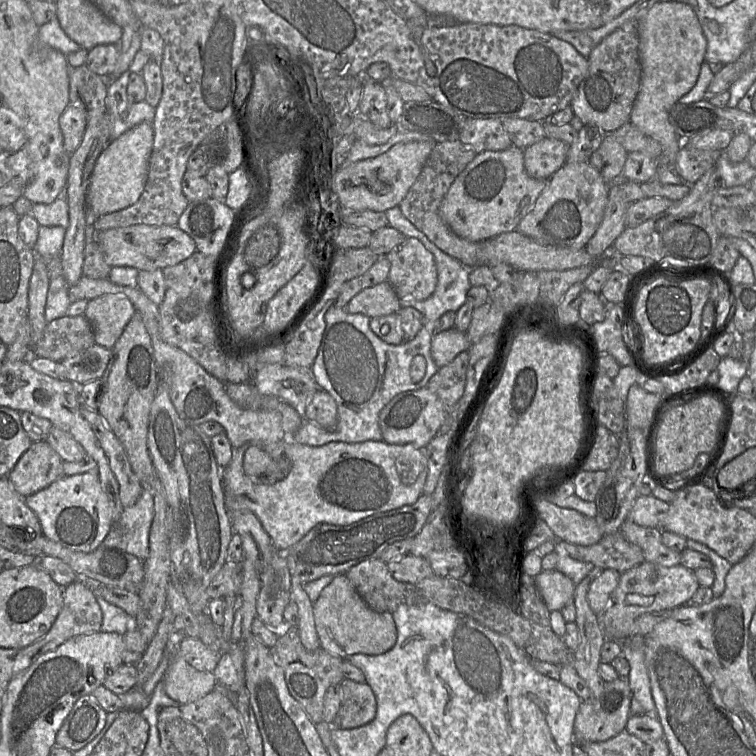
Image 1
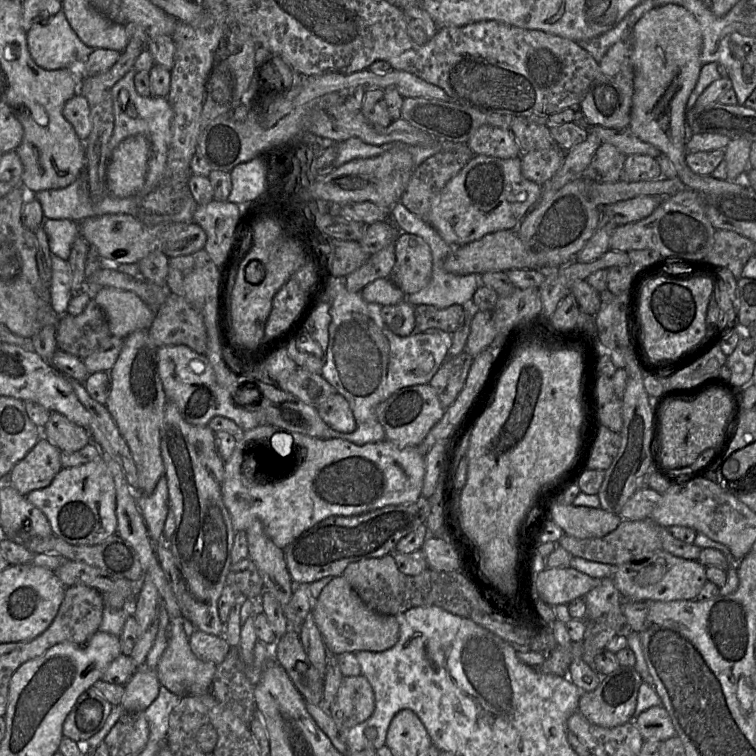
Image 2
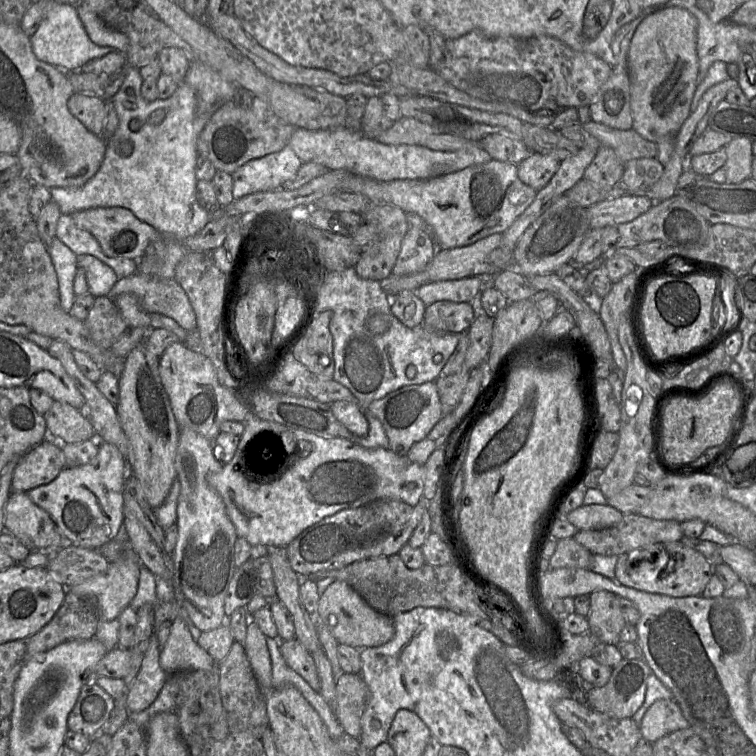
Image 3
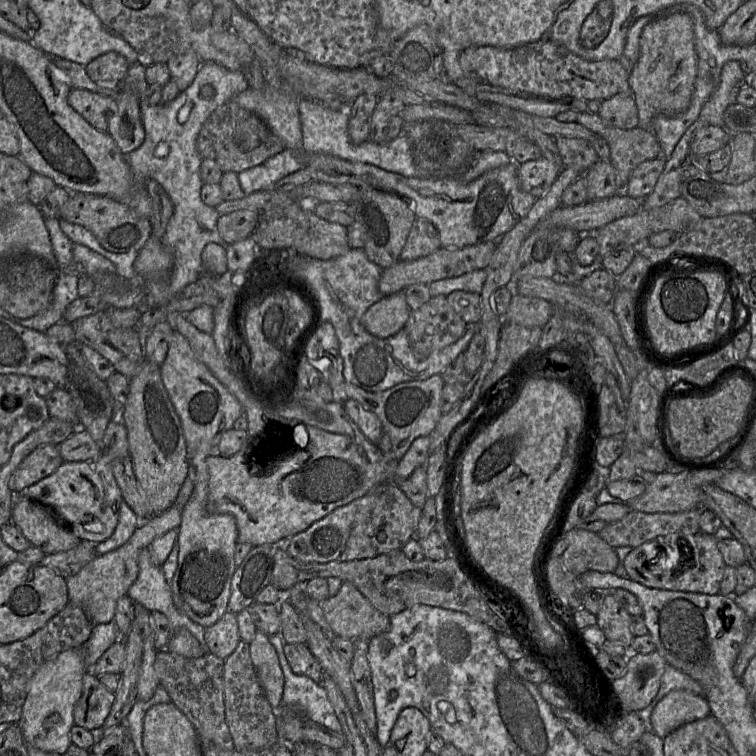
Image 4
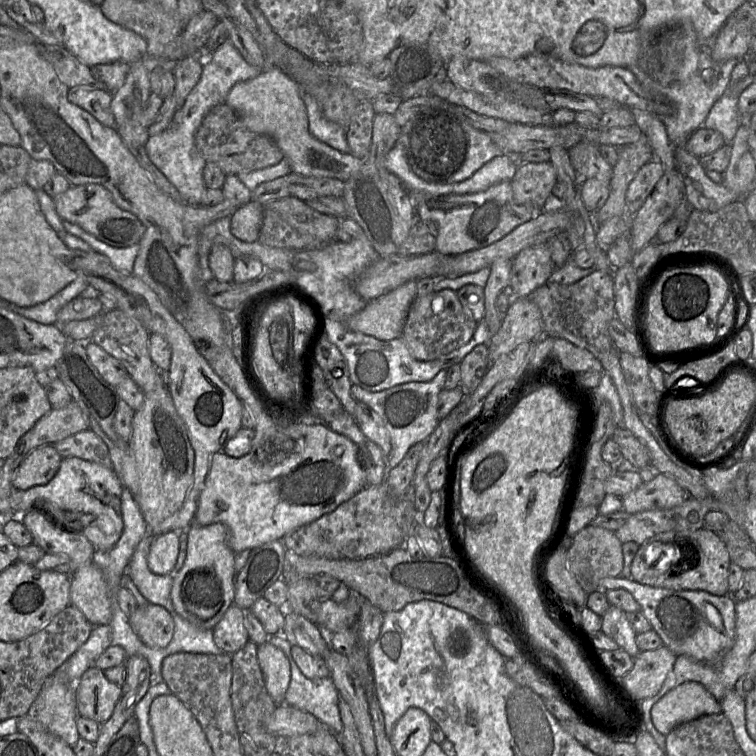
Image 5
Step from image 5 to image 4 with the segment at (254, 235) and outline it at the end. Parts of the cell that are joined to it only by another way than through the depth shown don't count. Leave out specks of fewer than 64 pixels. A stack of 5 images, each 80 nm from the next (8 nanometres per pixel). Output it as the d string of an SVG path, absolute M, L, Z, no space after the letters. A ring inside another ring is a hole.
M237 210L219 217L217 228L225 244L247 239L254 233L260 213L255 210Z

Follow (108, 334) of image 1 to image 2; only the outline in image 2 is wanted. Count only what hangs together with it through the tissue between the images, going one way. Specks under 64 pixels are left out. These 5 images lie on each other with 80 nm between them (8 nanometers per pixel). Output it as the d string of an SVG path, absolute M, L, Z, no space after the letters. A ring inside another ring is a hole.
M101 288L92 299L103 311L112 336L125 339L137 330L148 330L156 311L135 293L115 288Z

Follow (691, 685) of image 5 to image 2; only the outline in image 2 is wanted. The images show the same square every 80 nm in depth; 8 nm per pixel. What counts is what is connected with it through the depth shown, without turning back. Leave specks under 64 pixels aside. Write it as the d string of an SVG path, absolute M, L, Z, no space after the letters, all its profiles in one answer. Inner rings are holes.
M662 705L652 706L642 712L634 722L634 725L643 740L665 741L676 736L669 714Z

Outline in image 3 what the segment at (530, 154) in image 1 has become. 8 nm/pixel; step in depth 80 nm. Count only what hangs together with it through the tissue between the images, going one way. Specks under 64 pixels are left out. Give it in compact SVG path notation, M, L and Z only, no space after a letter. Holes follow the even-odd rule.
M534 152L517 165L518 178L538 192L550 182L560 163L551 155Z

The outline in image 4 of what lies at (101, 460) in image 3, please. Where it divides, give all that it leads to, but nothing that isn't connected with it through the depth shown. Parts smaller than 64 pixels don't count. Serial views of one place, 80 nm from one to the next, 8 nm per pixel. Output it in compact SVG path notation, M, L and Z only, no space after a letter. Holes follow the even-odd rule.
M115 402L113 417L104 437L98 442L101 448L97 460L63 462L50 476L24 489L17 496L24 496L47 509L58 526L78 537L82 542L101 543L109 539L119 523L119 511L123 502L122 492L114 477L111 463L128 452L128 435L122 421L124 404ZM94 517L91 522L87 519Z

